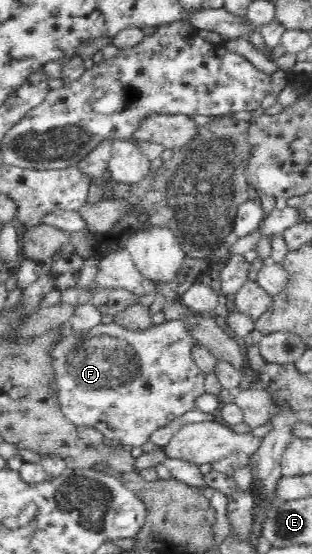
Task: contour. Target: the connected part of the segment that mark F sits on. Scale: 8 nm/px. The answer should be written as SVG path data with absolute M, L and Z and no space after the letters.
M179 320L161 322L161 324L147 327L147 330L141 331L126 330L126 328L114 323L102 323L84 332L68 331L61 342L50 352L50 356L53 358L53 369L55 369L55 385L57 385L60 408L62 408L62 412L66 415L66 418L76 426L83 424L84 426L97 428L97 430L102 432L107 443L118 443L129 449L134 446L143 446L143 444L148 442L153 432L168 426L176 418L195 409L196 398L205 393L204 380L206 373L199 370L197 364L195 364L191 357L191 348L193 348L193 346L195 346L195 341L193 341L191 335L185 331L183 321Z

